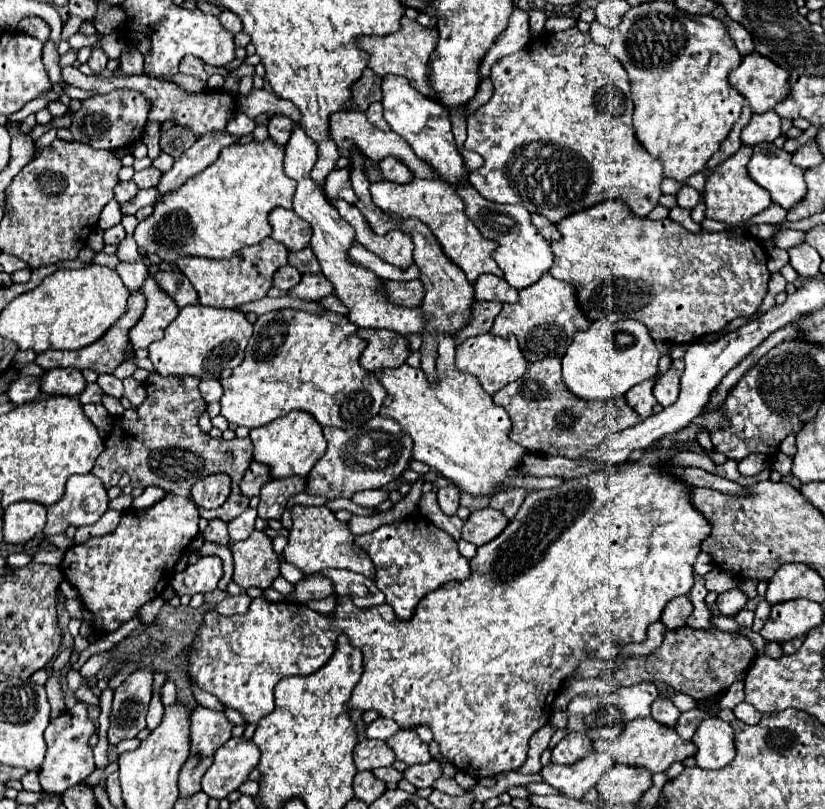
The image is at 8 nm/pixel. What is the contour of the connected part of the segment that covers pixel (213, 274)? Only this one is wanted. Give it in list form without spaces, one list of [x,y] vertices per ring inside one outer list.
[[[266,237],[258,245],[246,247],[230,259],[204,259],[204,257],[178,257],[174,265],[190,279],[194,289],[198,291],[200,303],[210,307],[238,307],[242,303],[250,303],[266,297],[272,287],[272,275],[288,263],[288,249]]]

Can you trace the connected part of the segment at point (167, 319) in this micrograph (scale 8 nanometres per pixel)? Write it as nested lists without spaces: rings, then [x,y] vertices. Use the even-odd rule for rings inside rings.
[[[148,275],[142,291],[146,293],[146,311],[138,325],[130,331],[130,343],[134,349],[146,349],[150,343],[164,337],[166,327],[178,317],[180,309],[178,305],[156,285],[154,277]]]

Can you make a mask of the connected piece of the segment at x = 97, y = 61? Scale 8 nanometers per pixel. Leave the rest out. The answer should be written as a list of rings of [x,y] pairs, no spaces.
[[[94,47],[94,49],[92,49],[92,57],[90,57],[90,61],[88,61],[90,69],[92,69],[94,73],[100,73],[100,71],[106,69],[106,63],[108,63],[106,53],[104,53],[100,47]]]

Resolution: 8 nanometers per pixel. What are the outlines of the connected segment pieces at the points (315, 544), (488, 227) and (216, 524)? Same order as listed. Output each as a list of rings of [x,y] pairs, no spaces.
[[[294,505],[292,507],[292,521],[294,523],[292,523],[292,529],[288,535],[288,545],[282,553],[284,561],[296,565],[306,575],[334,567],[334,569],[348,569],[354,573],[362,573],[368,579],[374,577],[374,563],[372,563],[370,555],[354,543],[354,535],[348,529],[348,525],[340,523],[330,509]]]
[[[468,183],[466,187],[458,189],[458,193],[464,197],[466,203],[466,213],[472,217],[480,233],[488,239],[494,239],[498,247],[493,252],[494,261],[498,267],[504,271],[504,281],[512,285],[514,289],[524,289],[534,285],[542,273],[546,273],[552,265],[552,251],[550,243],[540,235],[540,231],[532,225],[530,213],[522,209],[520,205],[502,205],[502,203],[492,203],[482,199],[480,193]]]
[[[210,521],[206,531],[204,531],[204,541],[216,543],[216,545],[230,545],[226,523],[224,521]]]

